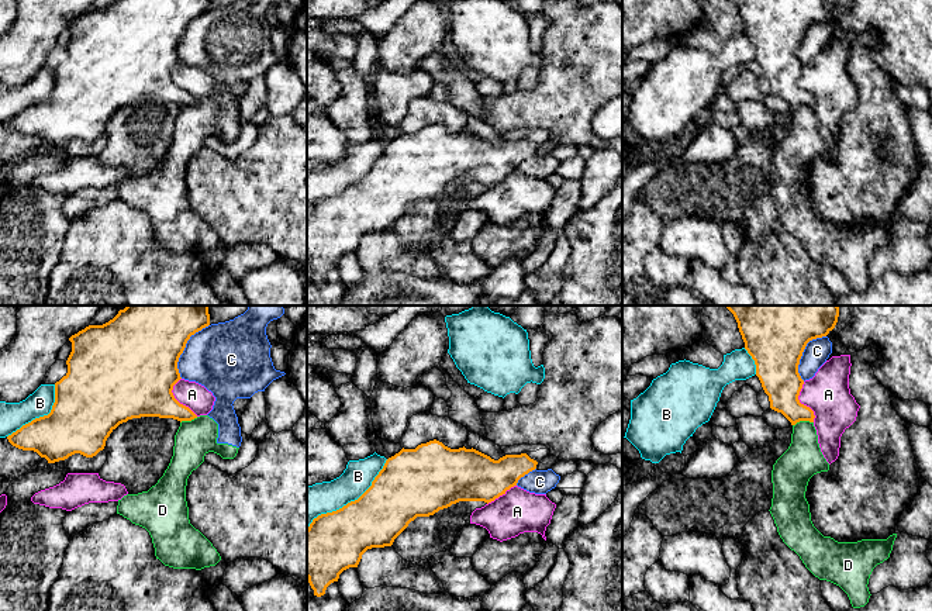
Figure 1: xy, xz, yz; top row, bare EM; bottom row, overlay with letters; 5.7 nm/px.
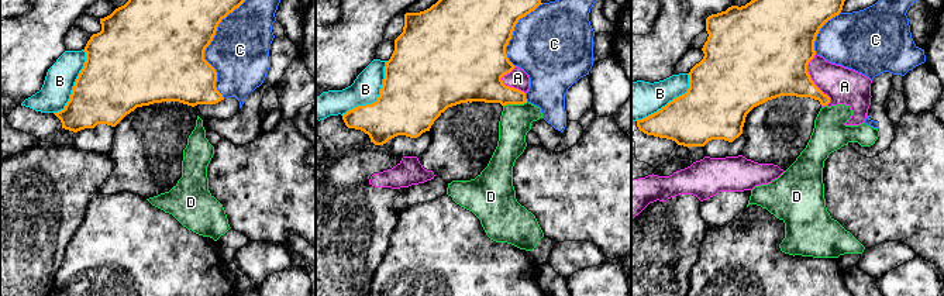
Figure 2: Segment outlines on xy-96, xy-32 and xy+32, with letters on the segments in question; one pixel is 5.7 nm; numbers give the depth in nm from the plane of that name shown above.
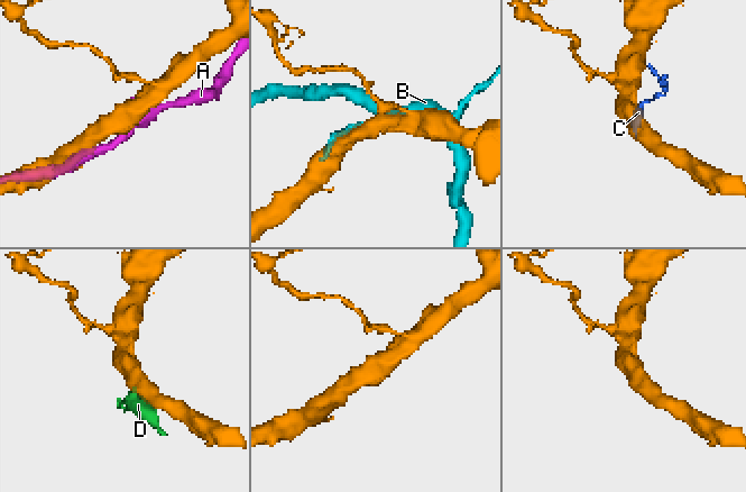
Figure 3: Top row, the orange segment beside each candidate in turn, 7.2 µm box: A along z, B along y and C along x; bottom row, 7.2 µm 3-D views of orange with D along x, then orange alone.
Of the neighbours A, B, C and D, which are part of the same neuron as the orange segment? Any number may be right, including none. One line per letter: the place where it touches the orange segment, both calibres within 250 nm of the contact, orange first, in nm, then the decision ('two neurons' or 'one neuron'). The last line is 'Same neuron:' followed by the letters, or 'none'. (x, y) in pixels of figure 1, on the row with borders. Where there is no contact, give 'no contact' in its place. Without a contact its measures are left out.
A: meets orange in yz at (800, 403); 240 nm thick on the orange side, 260 nm on the other; two neurons
B: meets orange in xz at (351, 501); 340 nm thick on the orange side, 190 nm on the other; two neurons
C: meets orange in xy at (185, 347); 460 nm thick on the orange side, 420 nm on the other; two neurons
D: meets orange in yz at (803, 420); 220 nm thick on the orange side, 220 nm on the other; two neurons
Same neuron: none

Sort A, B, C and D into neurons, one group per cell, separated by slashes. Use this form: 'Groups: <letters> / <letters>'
Groups: A / B / C D

